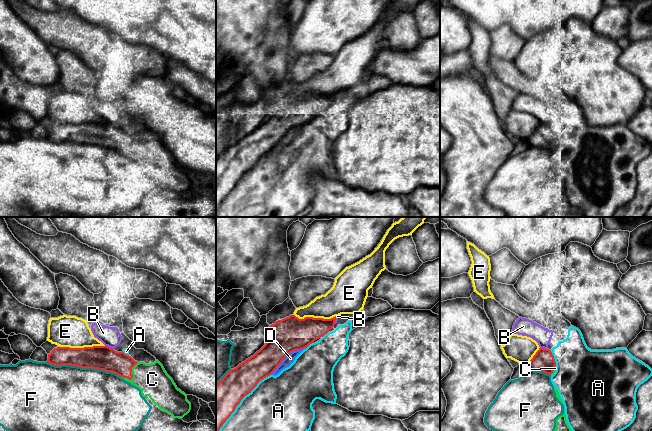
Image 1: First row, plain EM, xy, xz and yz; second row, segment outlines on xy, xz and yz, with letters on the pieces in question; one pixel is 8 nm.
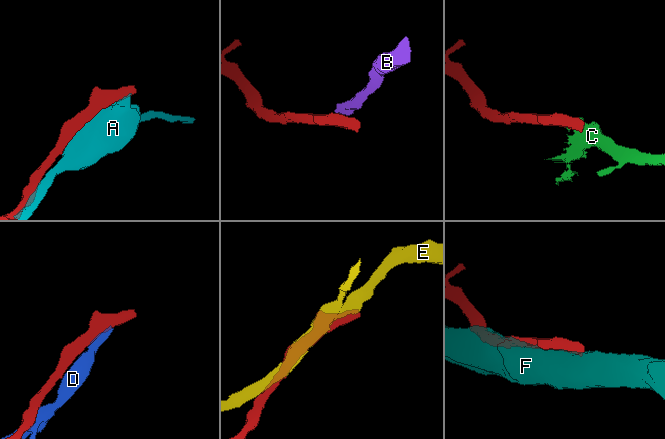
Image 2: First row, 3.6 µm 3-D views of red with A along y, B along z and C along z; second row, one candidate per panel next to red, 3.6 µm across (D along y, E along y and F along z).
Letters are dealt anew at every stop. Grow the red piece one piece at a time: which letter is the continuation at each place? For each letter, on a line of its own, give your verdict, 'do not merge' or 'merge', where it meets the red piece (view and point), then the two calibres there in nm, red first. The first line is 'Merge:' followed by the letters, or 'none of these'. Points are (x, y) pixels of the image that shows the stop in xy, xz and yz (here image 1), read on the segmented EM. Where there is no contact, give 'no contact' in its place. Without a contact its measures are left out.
Merge: C
A: do not merge; contact xz (240, 401); calibres 300 and 400 nm
B: do not merge; contact xy (109, 347); calibres 190 and 160 nm
C: merge; contact xy (132, 375); calibres 190 and 260 nm
D: do not merge; contact xz (287, 355); calibres 280 and 70 nm
E: do not merge; contact xy (82, 348); calibres 190 and 260 nm
F: do not merge; contact xy (84, 367); calibres 190 and 500 nm

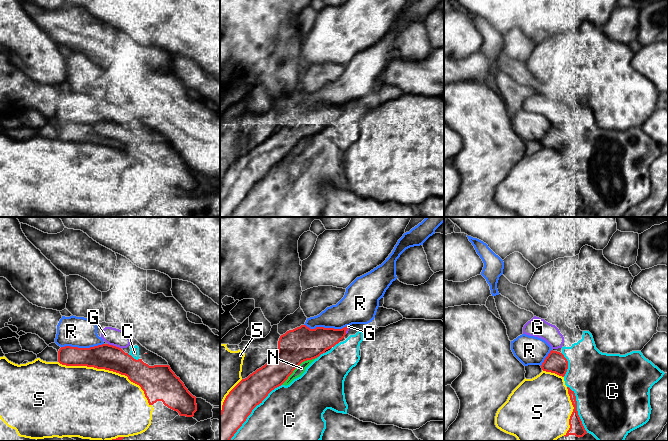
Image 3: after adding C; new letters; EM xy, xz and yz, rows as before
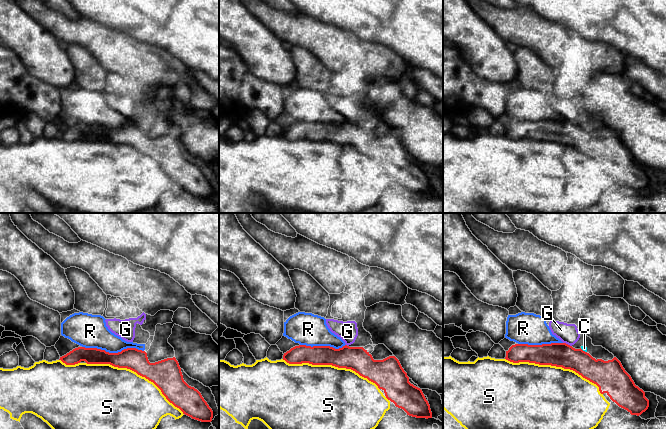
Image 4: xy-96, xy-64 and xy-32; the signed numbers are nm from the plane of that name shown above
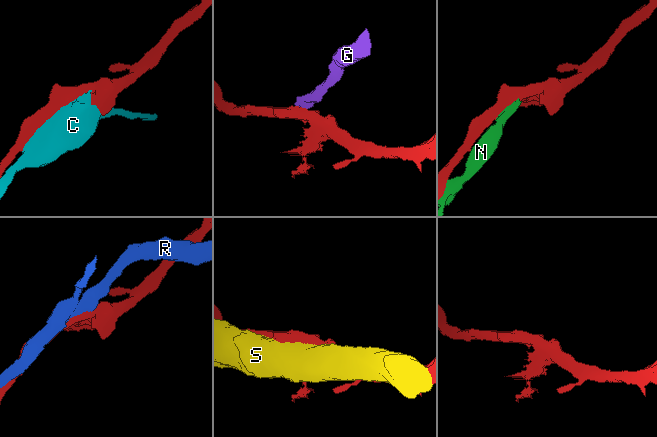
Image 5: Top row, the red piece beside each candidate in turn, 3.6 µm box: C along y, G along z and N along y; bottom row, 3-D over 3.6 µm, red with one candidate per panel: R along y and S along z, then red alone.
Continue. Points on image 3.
Merge: none of these
C: do not merge; contact xz (251, 411); calibres 240 and 500 nm
G: do not merge; contact xy (114, 346); calibres 200 and 140 nm
N: do not merge; contact xz (298, 365); calibres 280 and 70 nm
R: do not merge; contact xz (326, 328); calibres 280 and 220 nm
S: do not merge; contact xy (108, 369); calibres 200 and 480 nm

